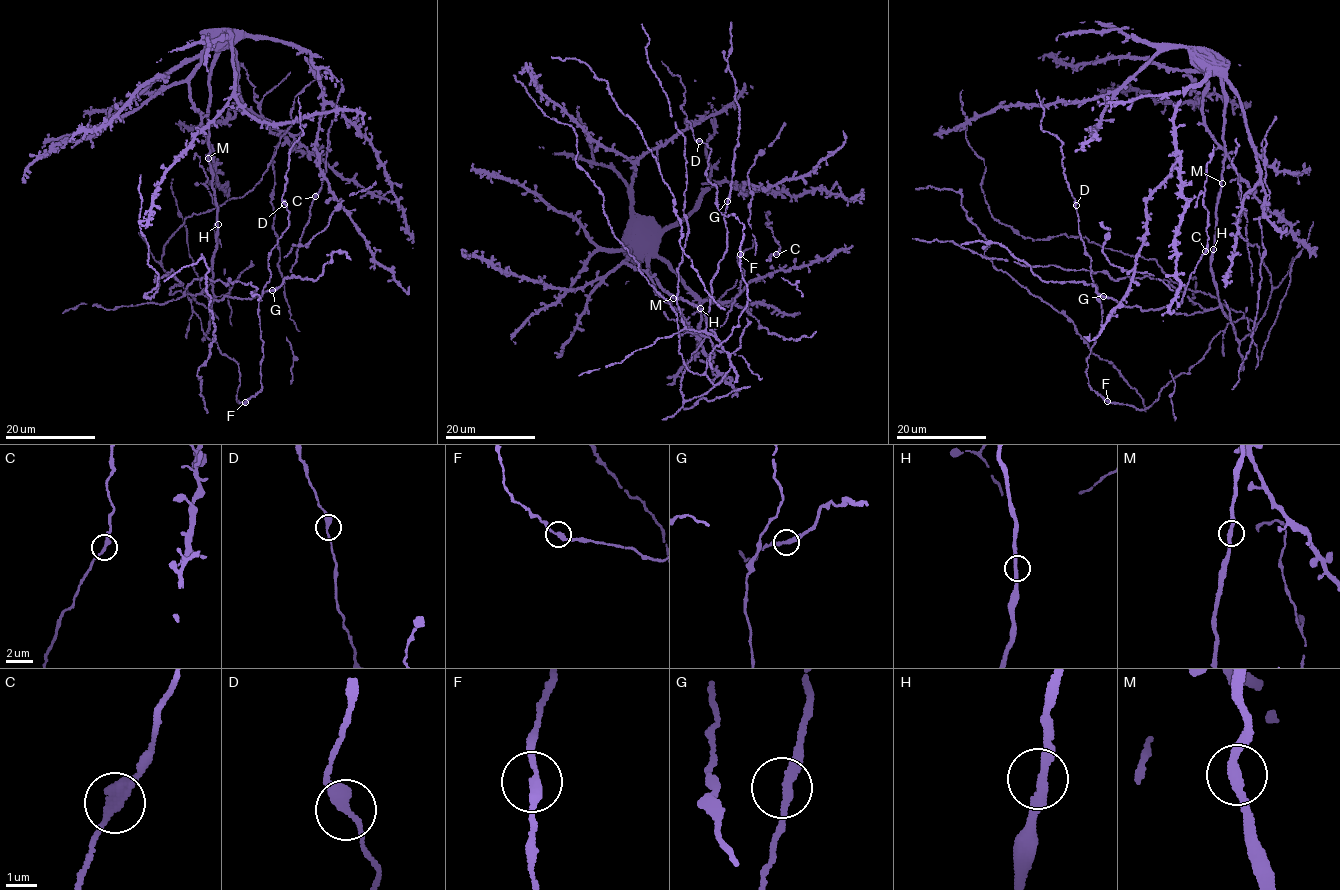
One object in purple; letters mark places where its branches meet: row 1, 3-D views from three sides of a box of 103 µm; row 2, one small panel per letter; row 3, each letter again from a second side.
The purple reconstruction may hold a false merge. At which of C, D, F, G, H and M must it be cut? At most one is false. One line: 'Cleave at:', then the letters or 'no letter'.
Cleave at: no letter

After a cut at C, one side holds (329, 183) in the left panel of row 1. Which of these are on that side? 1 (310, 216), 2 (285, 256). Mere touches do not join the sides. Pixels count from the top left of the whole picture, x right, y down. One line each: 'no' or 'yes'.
1: no
2: yes

